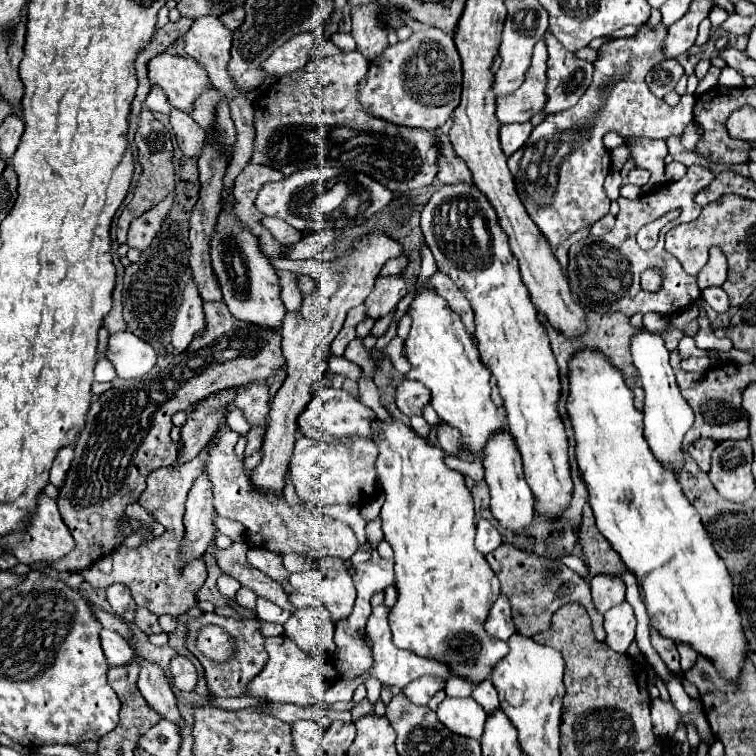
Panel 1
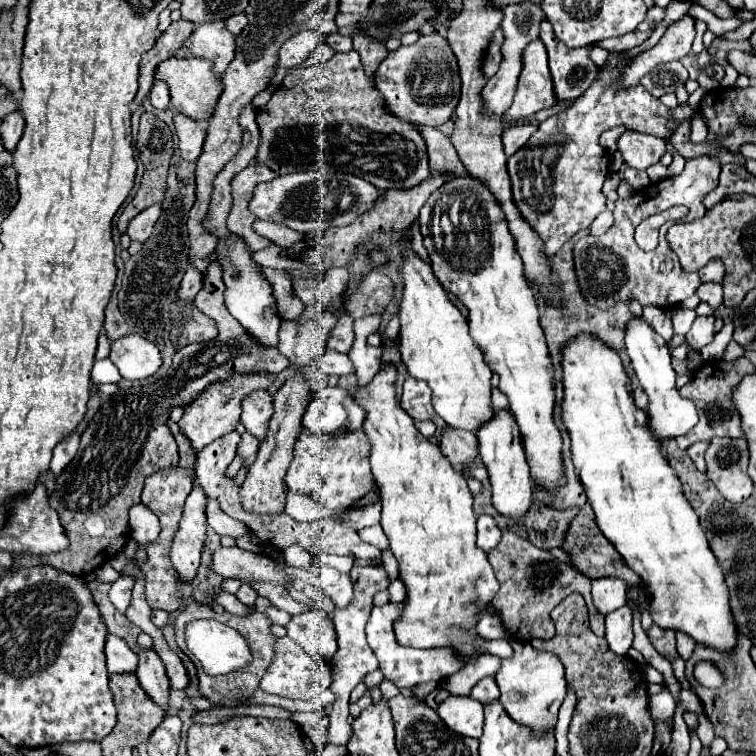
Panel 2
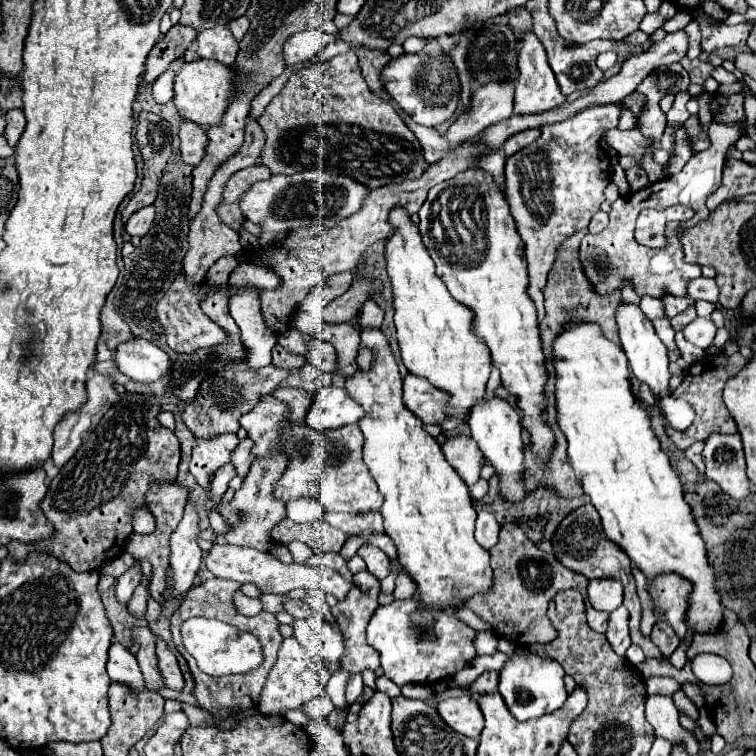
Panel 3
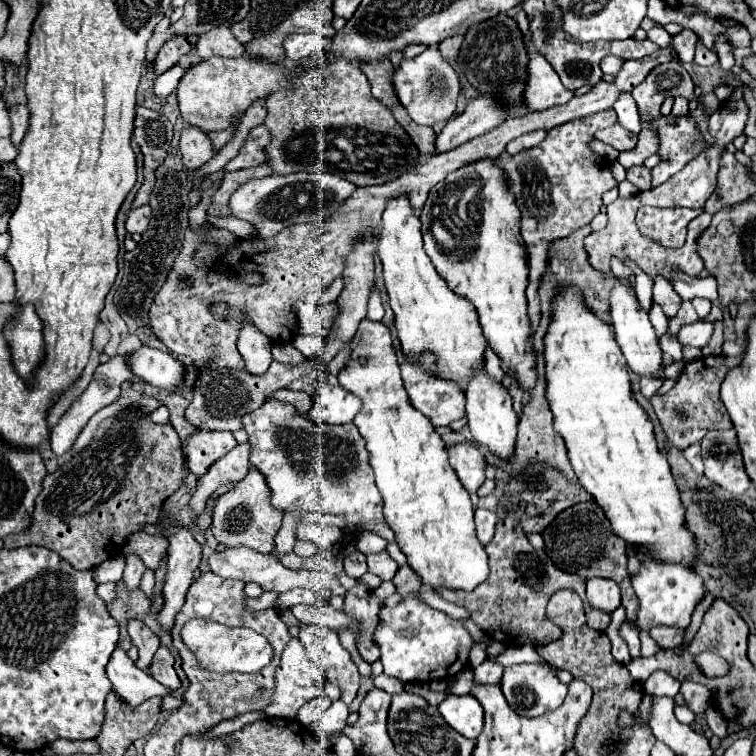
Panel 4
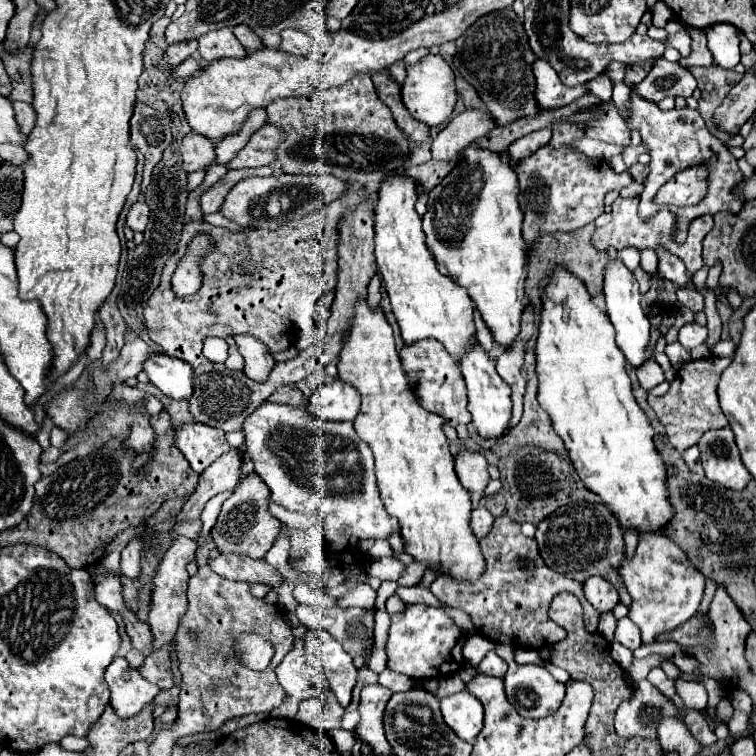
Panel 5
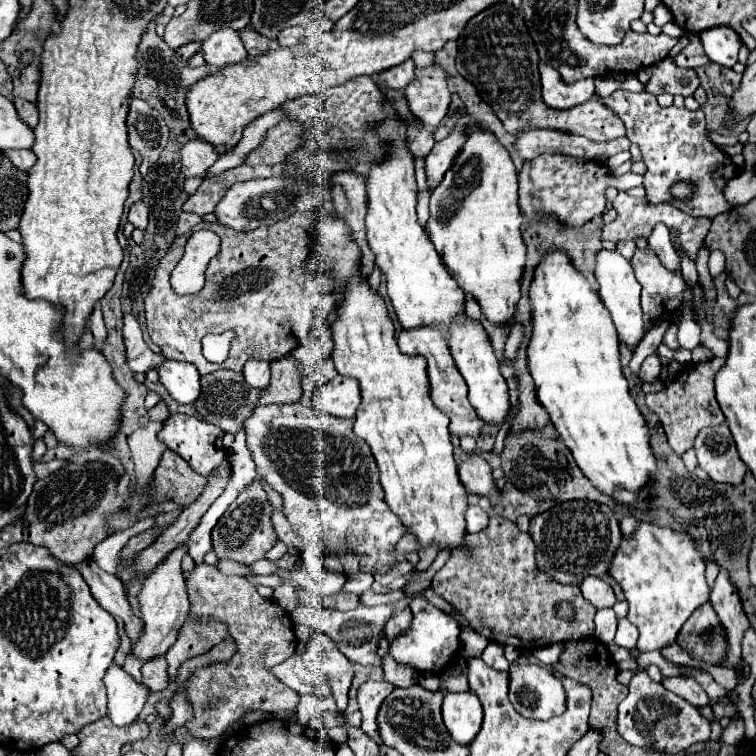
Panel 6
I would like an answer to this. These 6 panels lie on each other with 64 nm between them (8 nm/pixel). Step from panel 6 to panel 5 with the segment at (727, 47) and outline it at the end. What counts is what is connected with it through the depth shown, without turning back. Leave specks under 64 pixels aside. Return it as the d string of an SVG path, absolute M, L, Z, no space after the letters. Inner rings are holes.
M716 24L708 28L708 50L712 52L712 58L722 68L734 68L740 62L740 38L736 28L732 24Z

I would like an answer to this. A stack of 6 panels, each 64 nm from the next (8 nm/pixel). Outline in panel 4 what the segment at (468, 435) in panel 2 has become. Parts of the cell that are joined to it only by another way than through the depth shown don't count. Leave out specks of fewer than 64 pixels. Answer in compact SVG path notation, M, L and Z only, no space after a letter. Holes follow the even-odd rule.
M456 444L448 450L450 464L456 470L464 488L480 488L486 480L484 452L472 444Z

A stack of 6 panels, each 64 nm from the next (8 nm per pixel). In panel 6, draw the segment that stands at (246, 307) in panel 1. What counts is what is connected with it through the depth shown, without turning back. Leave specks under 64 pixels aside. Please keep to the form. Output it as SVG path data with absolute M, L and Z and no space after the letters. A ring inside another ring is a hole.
M248 360L244 366L244 380L254 388L268 388L270 386L270 364L262 360Z

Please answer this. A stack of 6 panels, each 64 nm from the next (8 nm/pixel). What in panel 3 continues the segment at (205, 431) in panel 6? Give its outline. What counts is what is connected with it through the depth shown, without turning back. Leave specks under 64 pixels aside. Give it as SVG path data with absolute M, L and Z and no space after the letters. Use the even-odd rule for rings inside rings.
M220 434L208 440L196 440L190 460L190 472L202 488L208 488L208 476L230 460L232 450L238 446L236 434Z

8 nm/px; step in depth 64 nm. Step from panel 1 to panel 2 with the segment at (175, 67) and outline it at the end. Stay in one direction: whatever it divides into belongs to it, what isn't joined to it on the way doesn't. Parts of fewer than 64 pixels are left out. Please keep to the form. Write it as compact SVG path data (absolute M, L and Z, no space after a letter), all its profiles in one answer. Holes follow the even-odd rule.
M170 58L158 66L156 78L162 78L164 82L168 82L172 108L192 120L212 118L212 112L216 110L216 104L220 100L220 92L224 90L222 80L214 76L212 62L200 60L200 58Z

